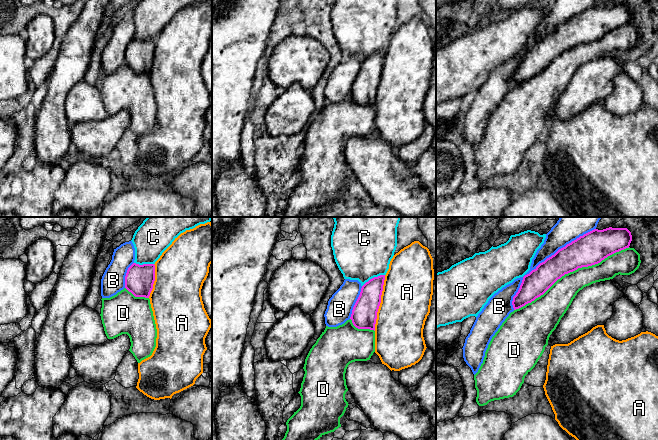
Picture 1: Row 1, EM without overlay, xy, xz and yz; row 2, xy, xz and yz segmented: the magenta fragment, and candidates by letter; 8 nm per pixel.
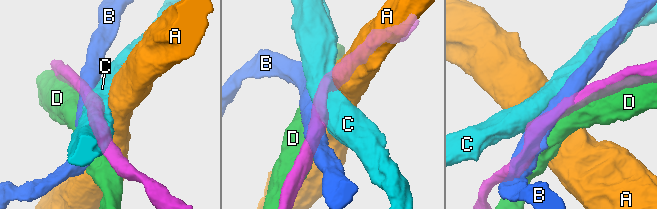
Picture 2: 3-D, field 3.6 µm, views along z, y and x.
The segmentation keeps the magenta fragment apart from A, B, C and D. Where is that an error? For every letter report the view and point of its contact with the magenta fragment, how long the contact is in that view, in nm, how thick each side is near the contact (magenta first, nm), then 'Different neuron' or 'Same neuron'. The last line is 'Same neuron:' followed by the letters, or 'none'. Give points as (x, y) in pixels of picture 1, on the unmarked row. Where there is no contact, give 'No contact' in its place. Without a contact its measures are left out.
A: Touches magenta at xz (380, 78). Shared border 460 nm. Thickness 200 nm (magenta) against 400 nm. Different neuron
B: Touches magenta at yz (544, 37). Shared border 900 nm. Thickness 220 nm (magenta) against 180 nm. Different neuron
C: Touches magenta at xz (374, 53). Shared border 200 nm. Thickness 190 nm (magenta) against 440 nm. Different neuron
D: Touches magenta at yz (571, 47). Shared border 1050 nm. Thickness 260 nm (magenta) against 220 nm. Same neuron
Same neuron: D

